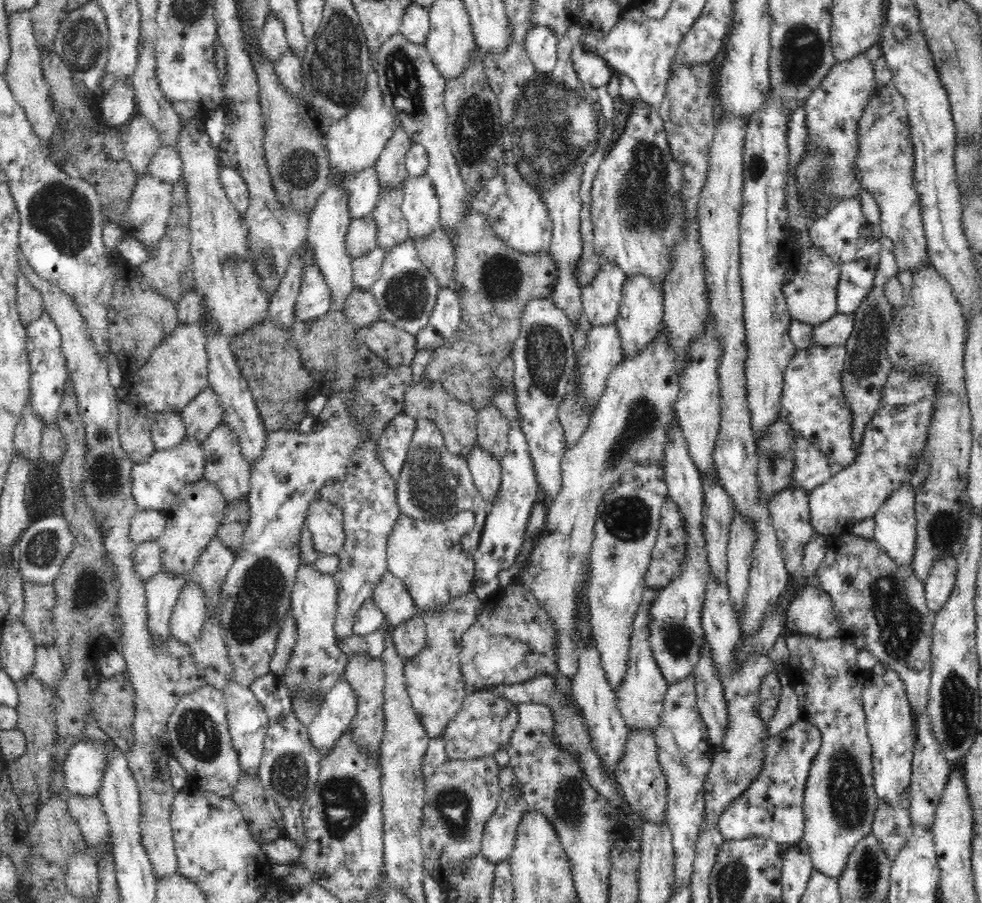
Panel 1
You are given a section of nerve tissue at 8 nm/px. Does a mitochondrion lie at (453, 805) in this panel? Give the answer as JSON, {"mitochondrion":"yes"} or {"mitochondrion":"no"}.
{"mitochondrion":"yes"}

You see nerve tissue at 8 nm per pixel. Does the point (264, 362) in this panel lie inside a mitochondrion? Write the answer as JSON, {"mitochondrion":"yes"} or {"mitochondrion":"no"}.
{"mitochondrion":"no"}

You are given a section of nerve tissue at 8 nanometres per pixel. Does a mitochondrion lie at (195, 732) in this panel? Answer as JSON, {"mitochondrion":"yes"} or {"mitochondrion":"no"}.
{"mitochondrion":"yes"}

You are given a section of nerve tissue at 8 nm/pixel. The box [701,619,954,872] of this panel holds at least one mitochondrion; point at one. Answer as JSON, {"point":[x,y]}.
{"point":[846,794]}

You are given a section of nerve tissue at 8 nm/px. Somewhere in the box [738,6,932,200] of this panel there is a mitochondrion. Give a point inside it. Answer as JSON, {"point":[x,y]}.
{"point":[802,52]}

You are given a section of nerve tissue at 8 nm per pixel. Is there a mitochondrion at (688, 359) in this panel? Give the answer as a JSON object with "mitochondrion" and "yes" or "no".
{"mitochondrion":"no"}

